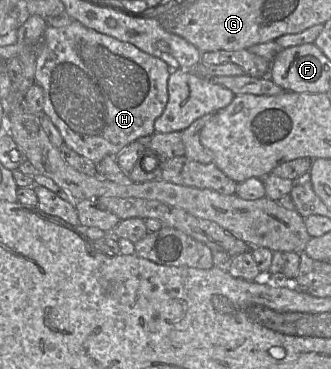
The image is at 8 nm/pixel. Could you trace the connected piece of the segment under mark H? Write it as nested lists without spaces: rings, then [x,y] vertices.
[[[73,21],[62,27],[46,26],[40,53],[36,60],[35,83],[39,84],[44,92],[43,112],[57,127],[64,143],[85,159],[97,163],[107,155],[117,155],[124,147],[140,137],[152,136],[155,133],[154,122],[163,113],[168,101],[168,79],[171,72],[172,69],[169,65],[160,58],[145,53],[131,43],[117,40],[112,36],[88,28],[78,21]]]

